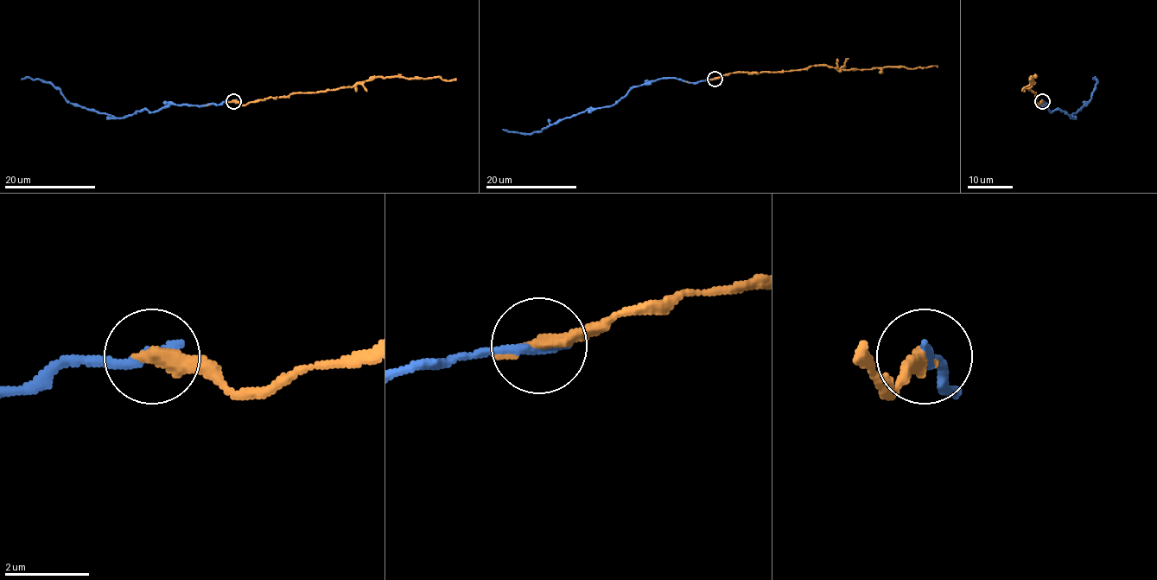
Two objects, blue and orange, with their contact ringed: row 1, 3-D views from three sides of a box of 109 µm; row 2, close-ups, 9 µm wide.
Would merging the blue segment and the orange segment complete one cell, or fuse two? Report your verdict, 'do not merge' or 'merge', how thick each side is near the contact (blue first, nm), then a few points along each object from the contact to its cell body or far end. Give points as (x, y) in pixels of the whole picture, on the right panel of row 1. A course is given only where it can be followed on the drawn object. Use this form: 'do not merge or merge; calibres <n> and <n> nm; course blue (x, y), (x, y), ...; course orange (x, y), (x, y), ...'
merge; calibres 300 and 400 nm; course blue (1043, 101), (1051, 111), (1061, 109), (1071, 117), (1088, 101), (1097, 83), (1093, 79); course orange (1042, 101), (1039, 105), (1035, 93), (1029, 90), (1033, 82), (1032, 76), (1030, 79)

